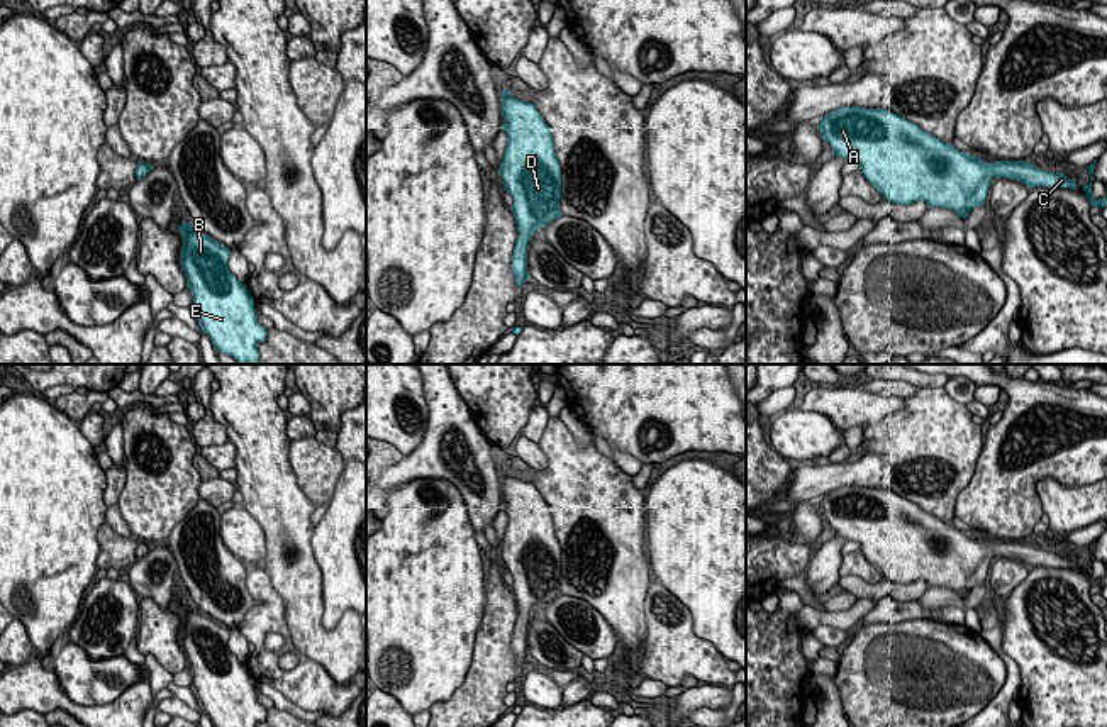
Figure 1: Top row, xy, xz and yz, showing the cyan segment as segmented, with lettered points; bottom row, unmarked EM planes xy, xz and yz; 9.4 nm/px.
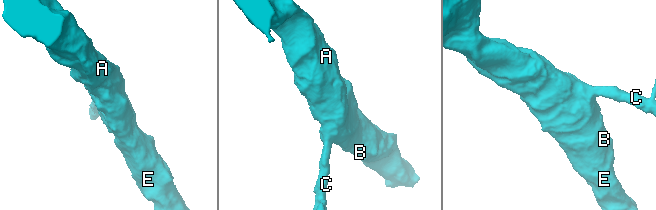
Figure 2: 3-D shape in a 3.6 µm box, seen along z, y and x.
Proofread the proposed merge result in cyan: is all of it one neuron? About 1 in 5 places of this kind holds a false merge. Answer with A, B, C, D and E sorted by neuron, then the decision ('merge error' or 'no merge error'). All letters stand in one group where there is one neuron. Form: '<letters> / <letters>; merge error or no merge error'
A B C D E; no merge error

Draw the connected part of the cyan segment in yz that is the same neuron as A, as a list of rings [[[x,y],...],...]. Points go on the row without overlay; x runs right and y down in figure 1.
[[[841,486],[824,495],[819,510],[836,536],[858,542],[865,558],[892,583],[909,585],[924,580],[927,588],[944,586],[966,598],[975,586],[985,585],[993,558],[1017,559],[1031,568],[1078,569],[1075,559],[1043,551],[1031,541],[987,542],[961,532],[887,488]]]

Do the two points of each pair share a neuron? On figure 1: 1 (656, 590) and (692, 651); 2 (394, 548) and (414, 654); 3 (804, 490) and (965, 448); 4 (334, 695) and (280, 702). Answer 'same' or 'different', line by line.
1: same
2: same
3: same
4: different

